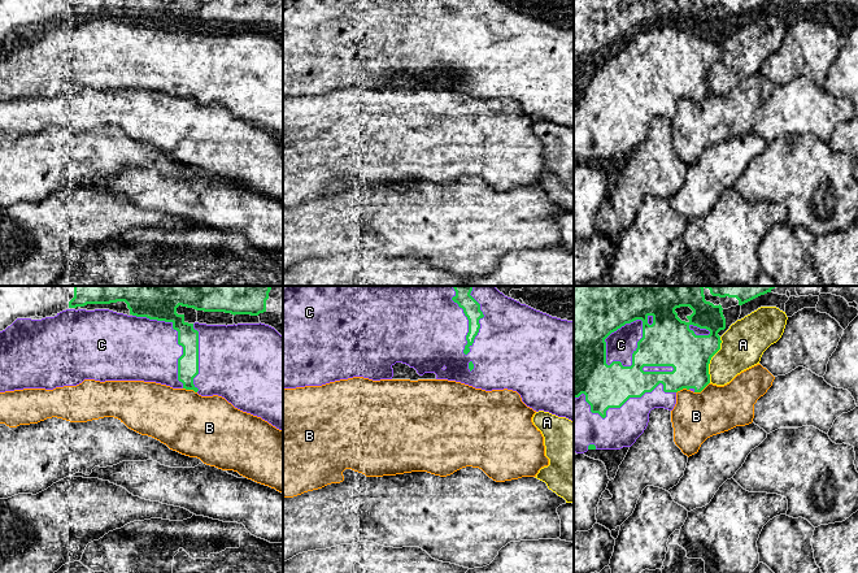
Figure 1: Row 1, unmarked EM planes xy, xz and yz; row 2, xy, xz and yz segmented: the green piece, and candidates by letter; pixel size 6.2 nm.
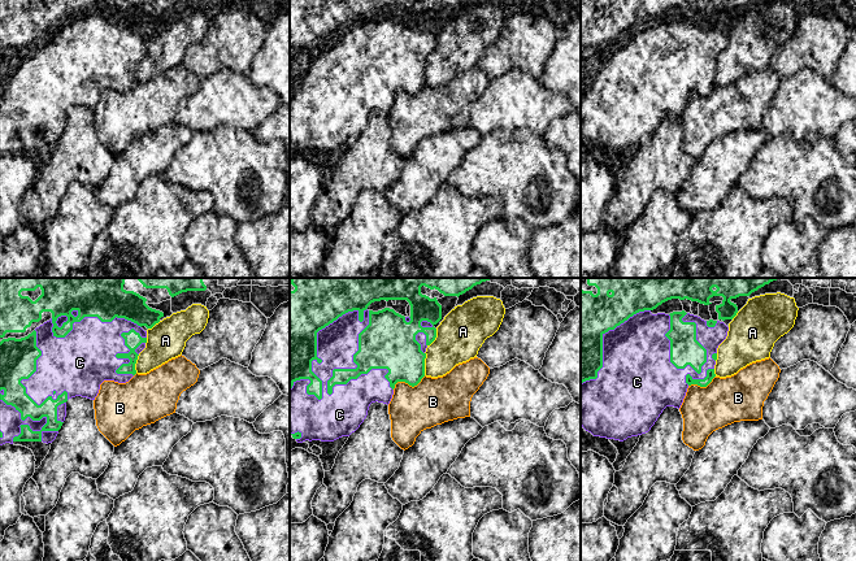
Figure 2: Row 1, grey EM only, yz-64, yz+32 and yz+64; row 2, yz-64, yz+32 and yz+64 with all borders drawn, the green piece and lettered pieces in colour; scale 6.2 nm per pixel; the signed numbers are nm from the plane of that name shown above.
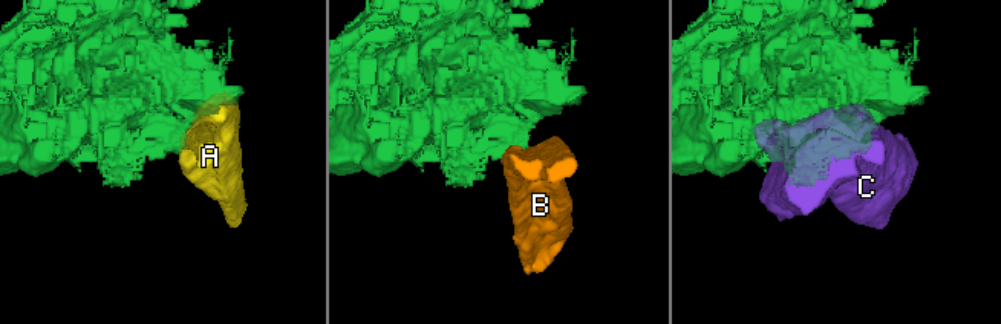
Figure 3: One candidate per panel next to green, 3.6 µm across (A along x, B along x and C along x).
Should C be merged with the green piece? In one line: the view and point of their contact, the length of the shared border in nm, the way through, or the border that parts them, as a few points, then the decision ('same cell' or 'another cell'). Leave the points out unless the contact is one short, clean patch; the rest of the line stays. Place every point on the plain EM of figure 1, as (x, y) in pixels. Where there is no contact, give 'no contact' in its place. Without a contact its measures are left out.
contact xz (469, 33); length 400 nm; another cell

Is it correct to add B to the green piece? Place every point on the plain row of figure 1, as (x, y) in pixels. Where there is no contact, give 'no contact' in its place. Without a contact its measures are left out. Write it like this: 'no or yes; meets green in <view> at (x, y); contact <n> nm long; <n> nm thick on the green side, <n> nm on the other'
no; meets green in yz at (701, 99); contact 120 nm long; 260 nm thick on the green side, 300 nm on the other

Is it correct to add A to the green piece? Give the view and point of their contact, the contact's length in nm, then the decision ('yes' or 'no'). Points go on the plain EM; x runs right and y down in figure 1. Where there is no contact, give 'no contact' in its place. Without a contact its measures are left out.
meets green in yz at (710, 68); contact 300 nm long; no

